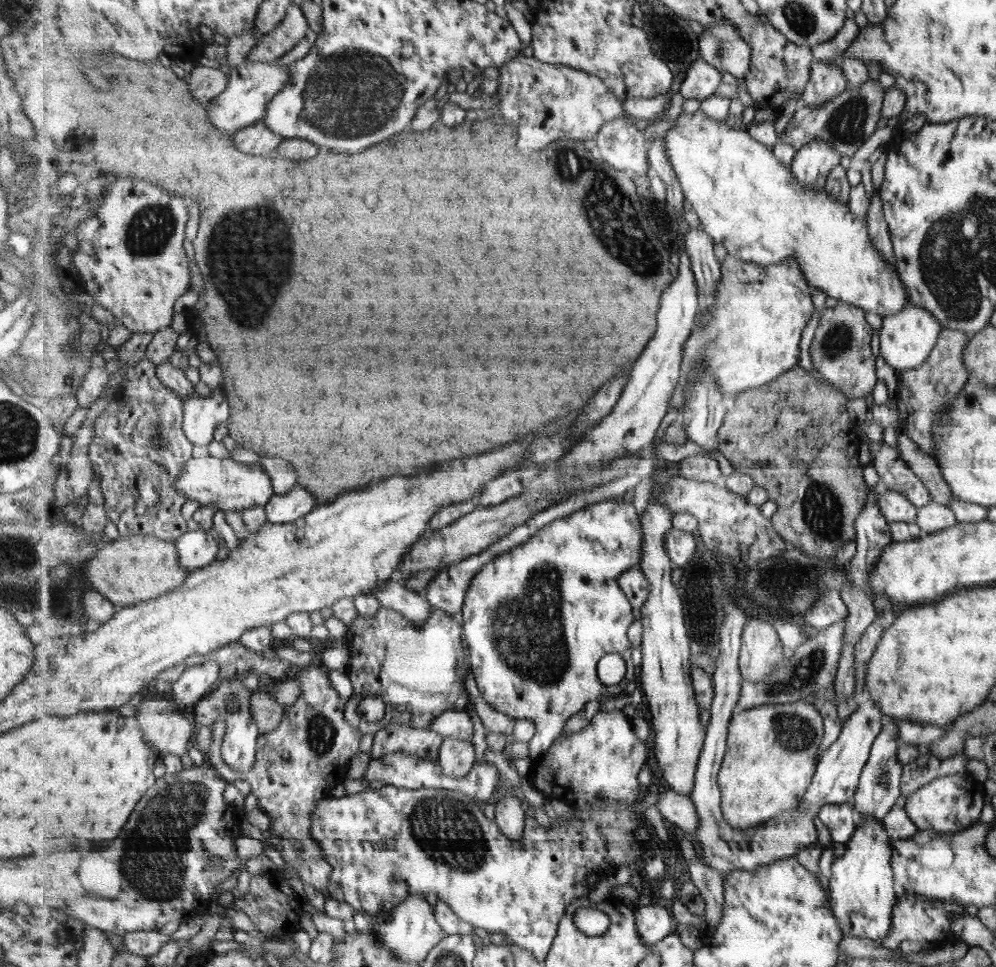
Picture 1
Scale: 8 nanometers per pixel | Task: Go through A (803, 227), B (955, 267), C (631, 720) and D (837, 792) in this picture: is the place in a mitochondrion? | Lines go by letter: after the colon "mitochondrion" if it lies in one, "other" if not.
A: other
B: mitochondrion
C: other
D: other

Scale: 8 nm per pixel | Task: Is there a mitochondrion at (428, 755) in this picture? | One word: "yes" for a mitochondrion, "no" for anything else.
no

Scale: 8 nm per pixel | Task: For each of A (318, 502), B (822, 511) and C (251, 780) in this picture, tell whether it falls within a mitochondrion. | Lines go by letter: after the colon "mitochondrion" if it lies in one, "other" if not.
A: other
B: mitochondrion
C: other

